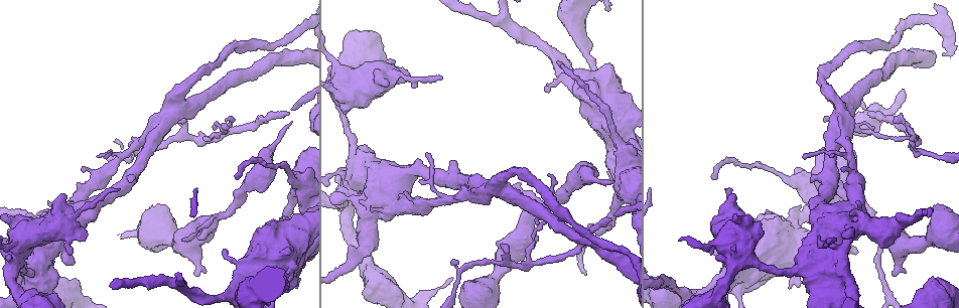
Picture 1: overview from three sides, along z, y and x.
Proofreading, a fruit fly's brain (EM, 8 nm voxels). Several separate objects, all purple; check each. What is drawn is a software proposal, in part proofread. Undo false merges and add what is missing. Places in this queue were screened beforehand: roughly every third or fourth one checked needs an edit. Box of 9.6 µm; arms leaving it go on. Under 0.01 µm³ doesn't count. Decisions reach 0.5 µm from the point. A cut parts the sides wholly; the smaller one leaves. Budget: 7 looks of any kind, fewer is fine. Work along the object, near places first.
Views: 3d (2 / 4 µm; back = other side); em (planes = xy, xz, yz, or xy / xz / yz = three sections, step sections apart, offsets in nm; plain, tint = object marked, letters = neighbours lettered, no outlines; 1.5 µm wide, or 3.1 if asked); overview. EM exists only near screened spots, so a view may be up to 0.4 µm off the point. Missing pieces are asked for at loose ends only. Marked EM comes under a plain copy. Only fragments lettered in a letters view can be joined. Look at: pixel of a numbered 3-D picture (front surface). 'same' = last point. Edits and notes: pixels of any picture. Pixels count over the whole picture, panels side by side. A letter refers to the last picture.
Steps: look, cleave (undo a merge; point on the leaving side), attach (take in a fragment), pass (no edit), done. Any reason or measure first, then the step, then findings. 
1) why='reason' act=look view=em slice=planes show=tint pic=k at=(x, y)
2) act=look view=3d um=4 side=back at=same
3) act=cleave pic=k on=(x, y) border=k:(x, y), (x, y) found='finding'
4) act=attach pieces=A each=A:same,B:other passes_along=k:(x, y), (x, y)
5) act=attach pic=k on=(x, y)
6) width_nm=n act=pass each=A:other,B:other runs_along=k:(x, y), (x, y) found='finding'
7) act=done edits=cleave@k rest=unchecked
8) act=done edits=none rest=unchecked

why='free end' act=look view=3d um=4 side=back pic=1 at=(457, 261)

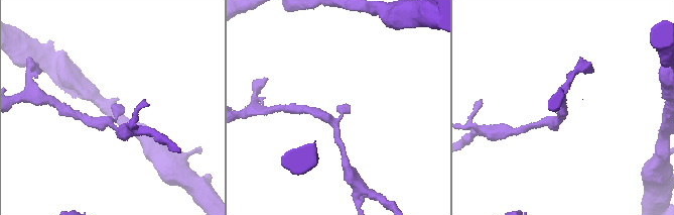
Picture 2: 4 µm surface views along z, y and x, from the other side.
why='now the EM' act=look view=em slice=yz step=4 show=letters pic=2 at=(115, 103)

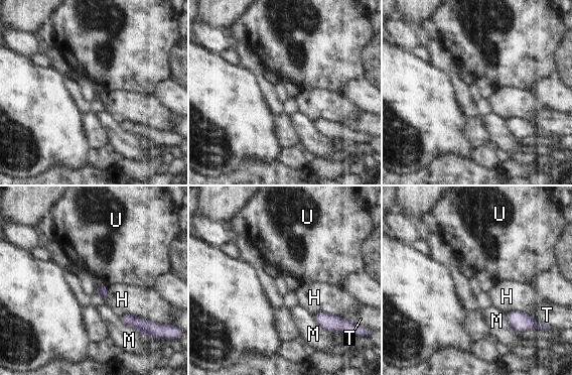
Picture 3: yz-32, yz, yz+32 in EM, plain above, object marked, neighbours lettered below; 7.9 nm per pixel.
why='another direction' act=look view=em slice=planes show=letters at=same

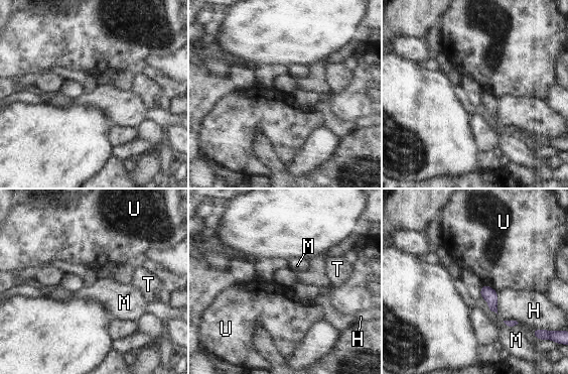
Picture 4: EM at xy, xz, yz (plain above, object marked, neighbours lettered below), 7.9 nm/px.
longest_contact=H:190nm act=pass each=H:other,M:other,T:other,U:other border=4:(484, 283), (495, 291) found='none of them fits'

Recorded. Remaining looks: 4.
why='closes a loop' act=look view=em slice=xz step=8 show=tint pic=1 at=(849, 156)

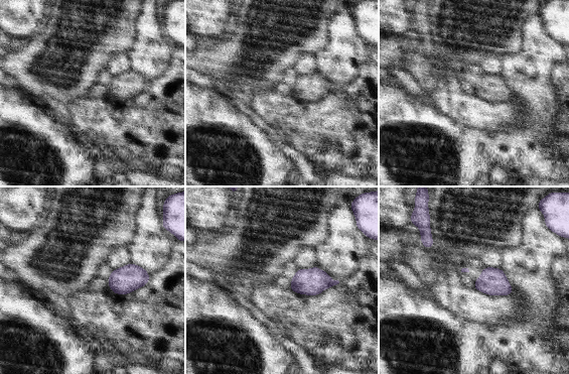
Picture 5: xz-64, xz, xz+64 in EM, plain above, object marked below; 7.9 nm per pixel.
act=look view=em slice=xz step=8 show=letters at=same

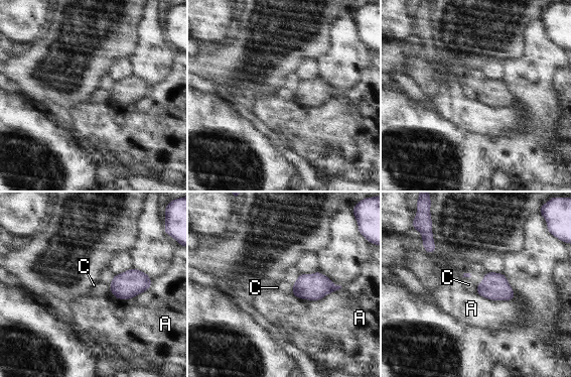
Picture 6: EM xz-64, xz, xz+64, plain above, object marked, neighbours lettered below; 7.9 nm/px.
longest_contact=A:400nm act=pass each=A:other,C:other found='continuous, no second neuron'

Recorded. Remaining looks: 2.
act=done edits=none rest=unchecked

